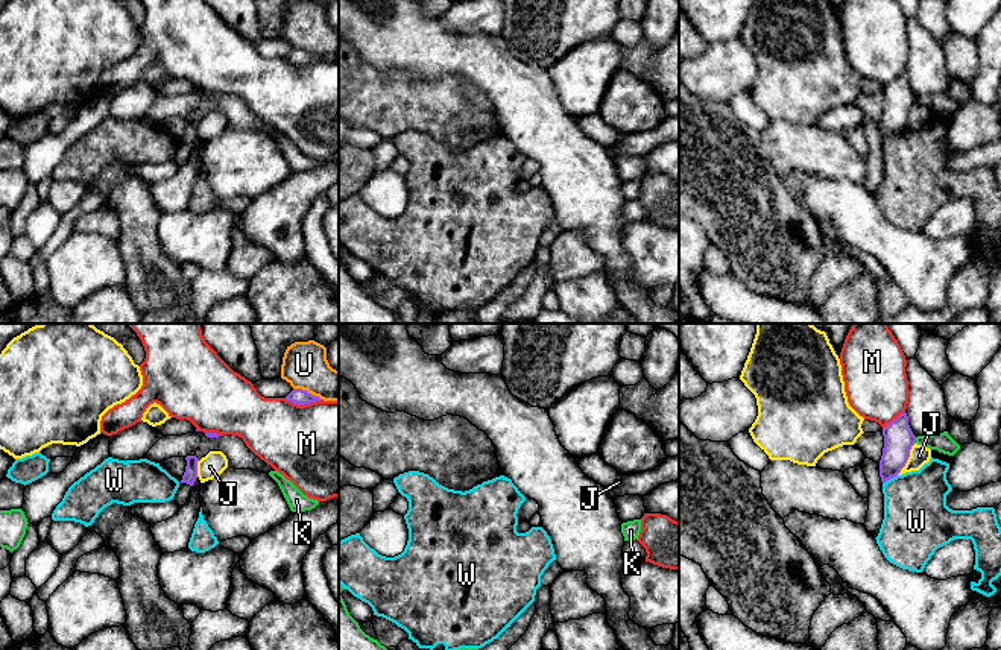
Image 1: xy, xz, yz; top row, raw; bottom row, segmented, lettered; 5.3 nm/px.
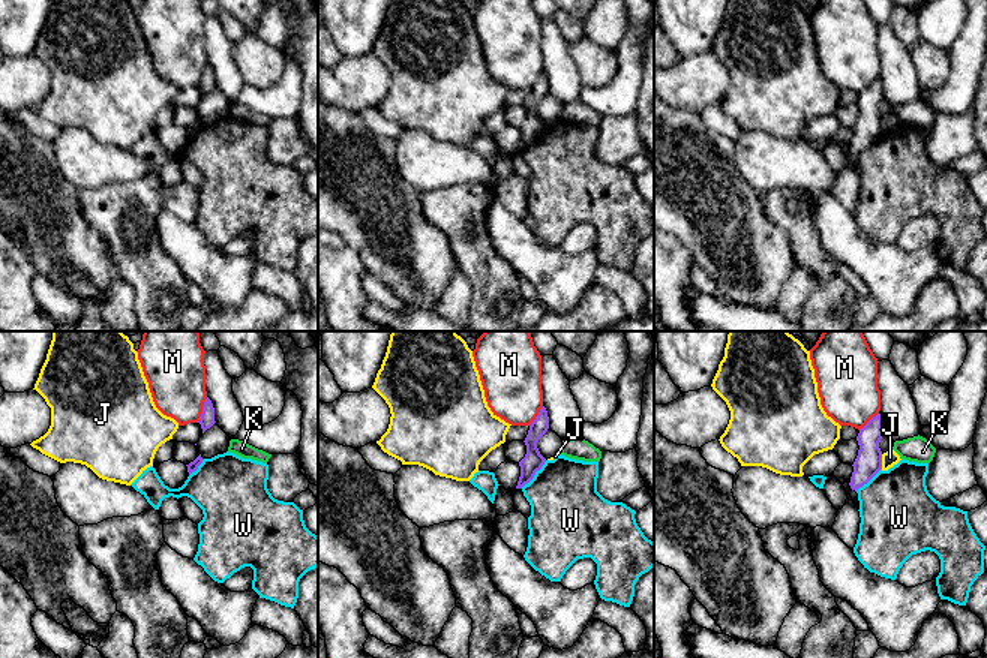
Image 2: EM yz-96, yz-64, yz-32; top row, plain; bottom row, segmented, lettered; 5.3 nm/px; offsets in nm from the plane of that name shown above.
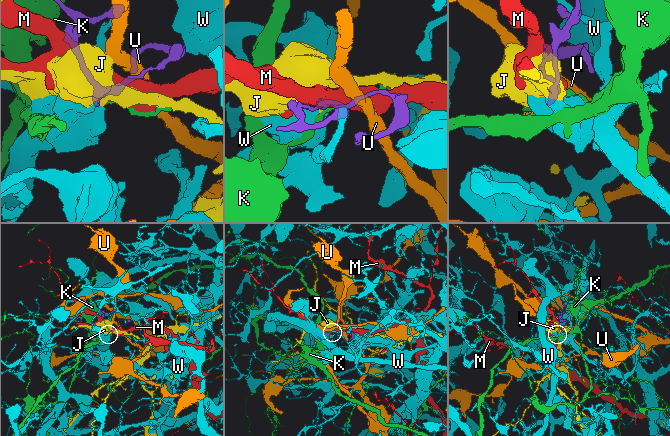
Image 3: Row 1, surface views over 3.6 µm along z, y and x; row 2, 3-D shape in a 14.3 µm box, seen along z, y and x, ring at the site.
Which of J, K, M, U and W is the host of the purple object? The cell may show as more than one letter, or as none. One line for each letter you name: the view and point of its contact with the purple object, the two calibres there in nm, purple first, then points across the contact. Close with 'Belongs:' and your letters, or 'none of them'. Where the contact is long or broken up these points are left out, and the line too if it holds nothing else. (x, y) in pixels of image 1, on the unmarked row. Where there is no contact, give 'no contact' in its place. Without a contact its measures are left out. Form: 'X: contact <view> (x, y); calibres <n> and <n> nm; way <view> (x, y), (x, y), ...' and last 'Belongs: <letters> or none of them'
Belongs: none of them

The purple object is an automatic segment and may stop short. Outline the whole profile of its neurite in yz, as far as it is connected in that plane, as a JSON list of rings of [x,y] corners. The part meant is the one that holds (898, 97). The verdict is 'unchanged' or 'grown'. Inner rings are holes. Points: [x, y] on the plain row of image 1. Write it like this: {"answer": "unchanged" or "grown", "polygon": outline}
{"answer": "unchanged", "polygon": [[[905,71],[883,88],[883,96],[884,108],[879,120],[879,137],[881,141],[886,143],[896,137],[905,126],[916,96],[908,85]]]}

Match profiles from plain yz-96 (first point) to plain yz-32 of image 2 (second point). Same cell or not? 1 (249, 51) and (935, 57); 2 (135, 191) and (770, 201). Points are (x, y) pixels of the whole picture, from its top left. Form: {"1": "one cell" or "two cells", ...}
{"1": "one cell", "2": "one cell"}

